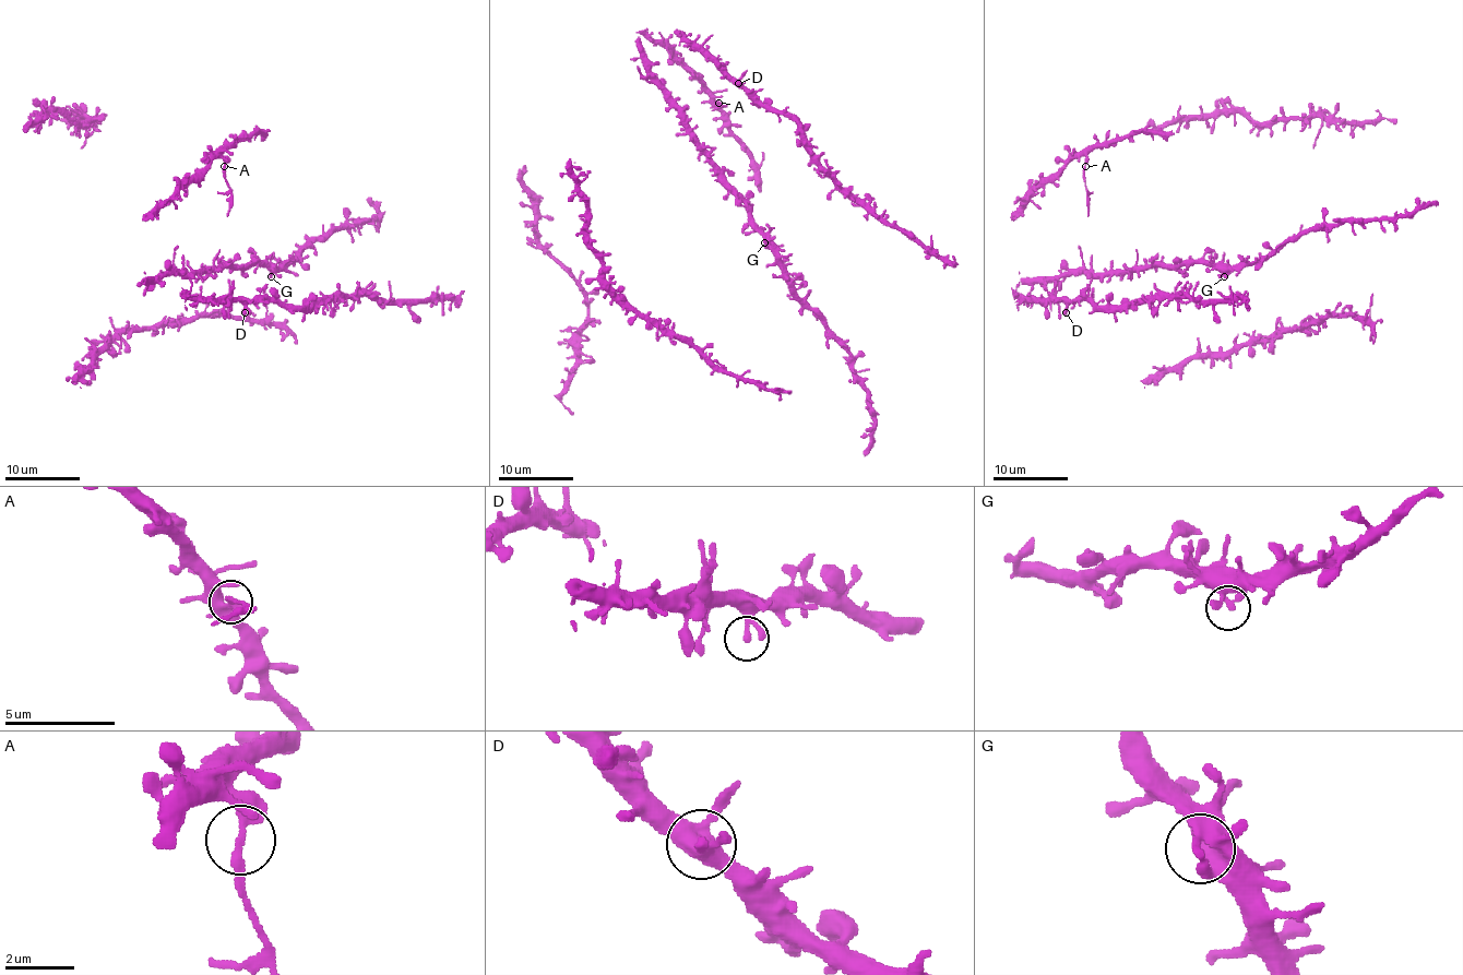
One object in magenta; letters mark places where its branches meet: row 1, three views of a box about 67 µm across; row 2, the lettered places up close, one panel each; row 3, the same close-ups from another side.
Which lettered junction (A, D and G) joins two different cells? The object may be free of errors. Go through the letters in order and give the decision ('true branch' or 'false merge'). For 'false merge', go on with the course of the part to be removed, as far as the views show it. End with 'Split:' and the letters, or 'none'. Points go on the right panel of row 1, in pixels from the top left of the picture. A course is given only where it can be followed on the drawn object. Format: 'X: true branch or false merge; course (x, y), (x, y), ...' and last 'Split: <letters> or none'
A: false merge; course (1084, 166), (1089, 216)
D: true branch
G: true branch
Split: A

